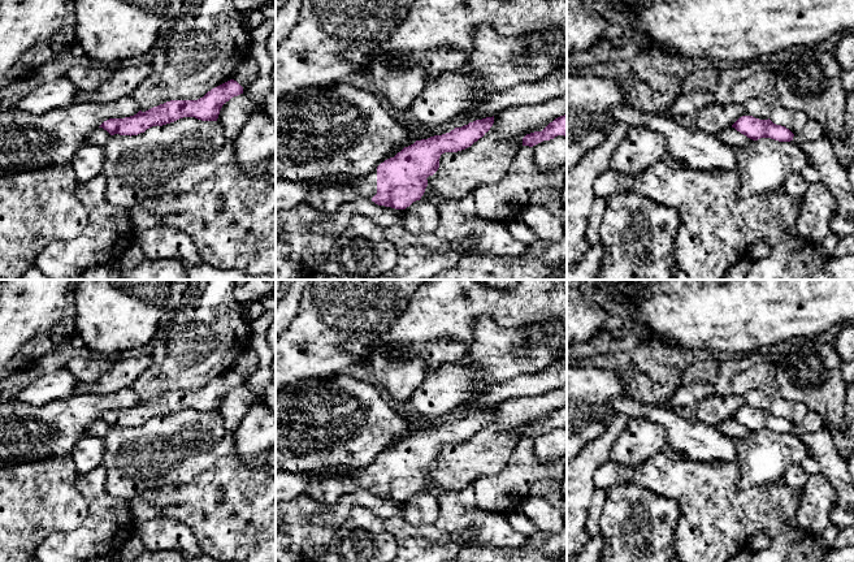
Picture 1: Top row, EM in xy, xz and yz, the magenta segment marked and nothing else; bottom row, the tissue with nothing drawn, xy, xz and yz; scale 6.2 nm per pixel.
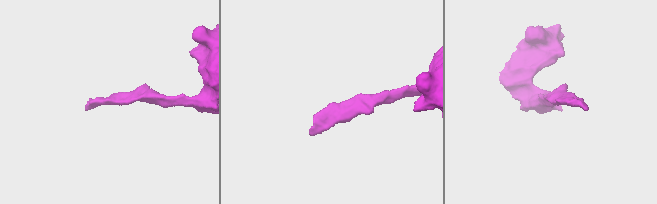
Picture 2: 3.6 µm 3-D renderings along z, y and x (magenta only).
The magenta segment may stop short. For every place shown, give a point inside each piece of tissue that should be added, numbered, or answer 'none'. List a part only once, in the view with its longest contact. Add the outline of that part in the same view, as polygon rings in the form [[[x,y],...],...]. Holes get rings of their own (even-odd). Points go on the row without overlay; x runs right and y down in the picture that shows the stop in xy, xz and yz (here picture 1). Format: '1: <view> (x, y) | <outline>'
1: xz (328, 491) | [[[377,459],[368,467],[356,468],[352,475],[320,477],[312,475],[304,494],[324,503],[334,506],[338,500],[347,493],[357,489],[372,490],[377,485]]]

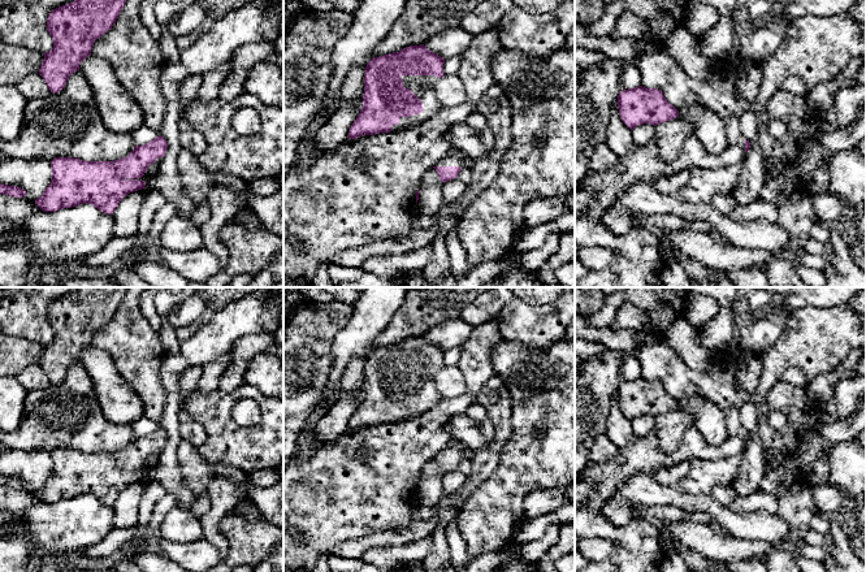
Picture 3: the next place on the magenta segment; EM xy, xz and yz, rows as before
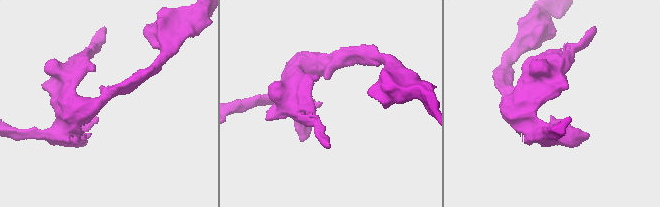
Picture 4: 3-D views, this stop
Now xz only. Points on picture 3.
1: xz (421, 377) | [[[403,367],[400,368],[403,377],[410,380],[423,394],[424,402],[411,408],[400,408],[398,416],[393,416],[391,421],[404,421],[415,419],[430,411],[441,399],[434,386],[433,376],[440,369],[436,367]]]
2: xz (458, 449) | [[[462,439],[453,442],[443,451],[438,452],[434,458],[460,458],[464,459],[468,455],[469,447],[467,447]]]

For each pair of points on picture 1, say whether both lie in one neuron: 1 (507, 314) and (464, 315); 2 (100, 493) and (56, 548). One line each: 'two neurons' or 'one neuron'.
1: one neuron
2: one neuron

